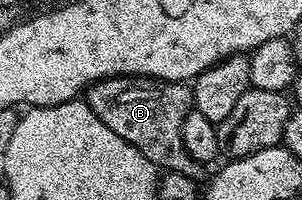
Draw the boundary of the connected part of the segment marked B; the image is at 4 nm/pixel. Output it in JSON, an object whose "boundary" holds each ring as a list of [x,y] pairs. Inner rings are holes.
{"boundary":[[[113,75],[109,79],[101,79],[97,83],[85,88],[83,101],[111,129],[111,133],[119,133],[123,141],[127,141],[147,161],[151,161],[162,172],[192,172],[195,161],[190,158],[187,149],[183,145],[183,133],[181,126],[187,117],[187,113],[194,110],[193,92],[188,82],[171,83],[167,79],[150,79],[140,75]]]}

